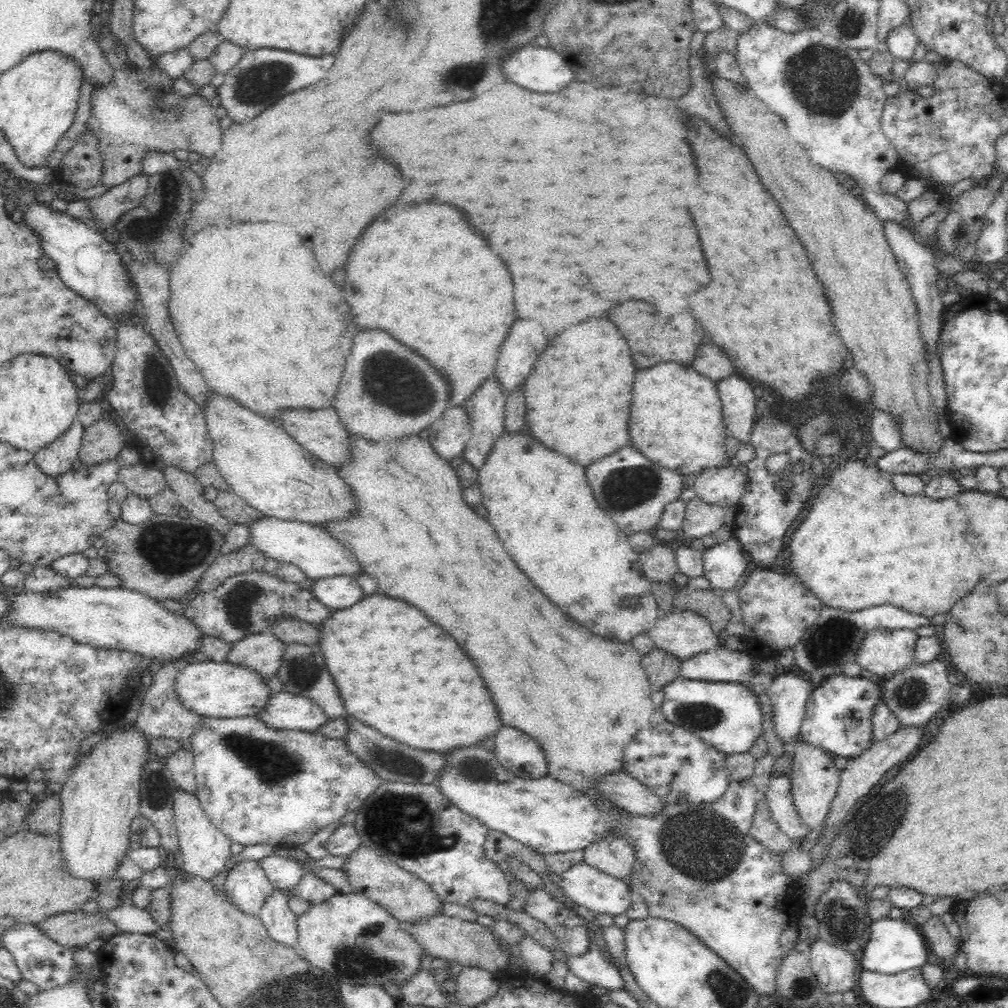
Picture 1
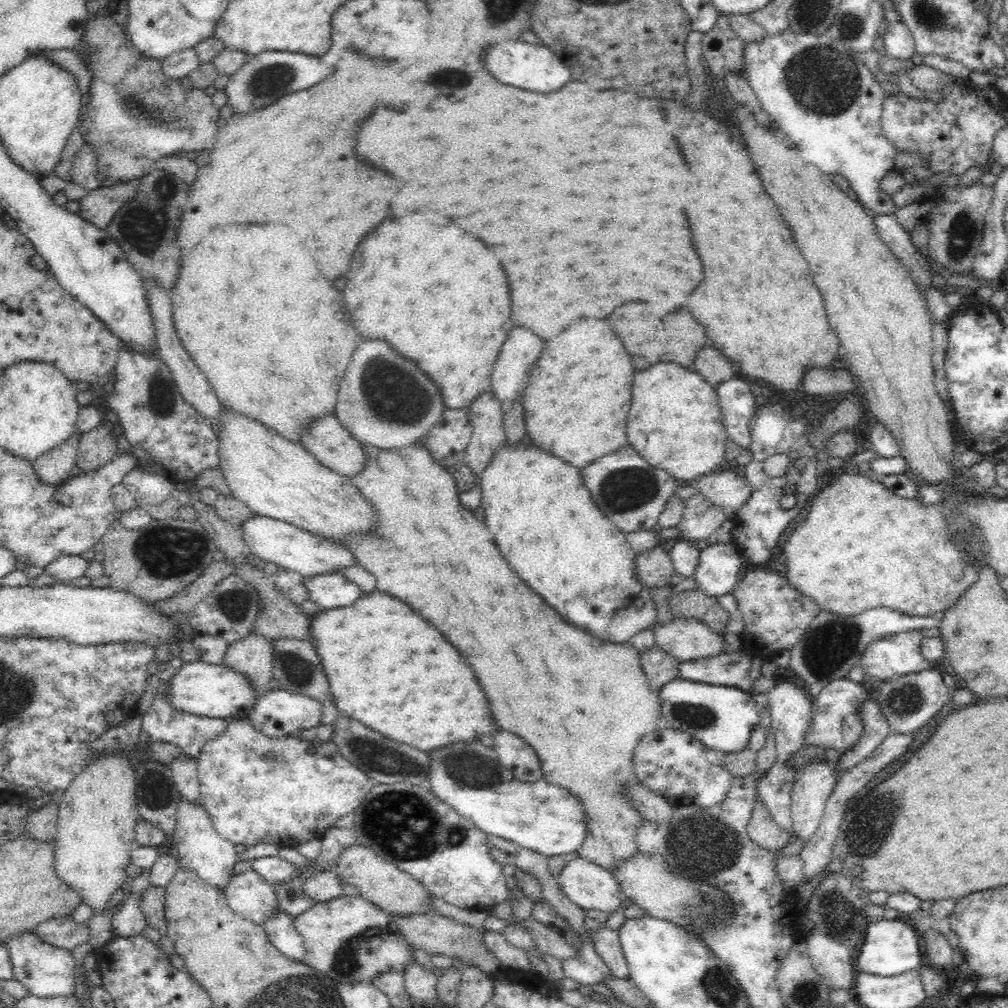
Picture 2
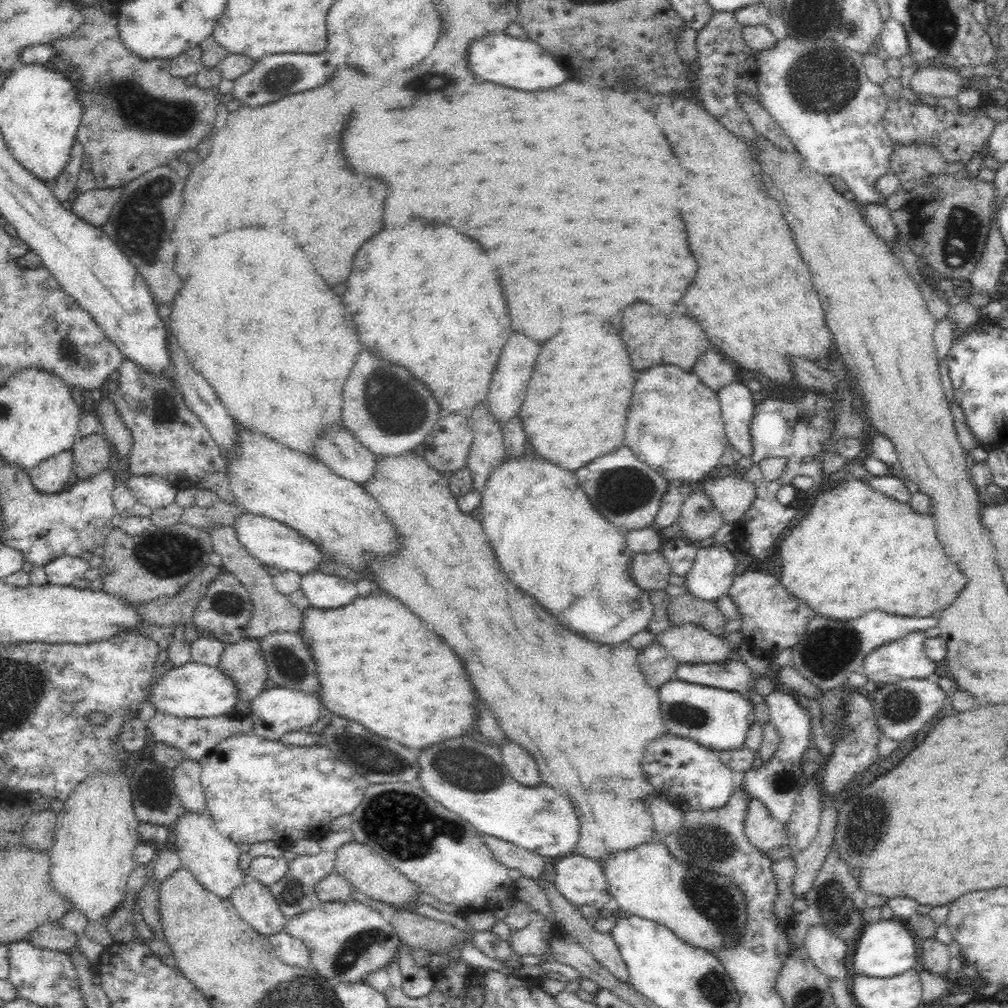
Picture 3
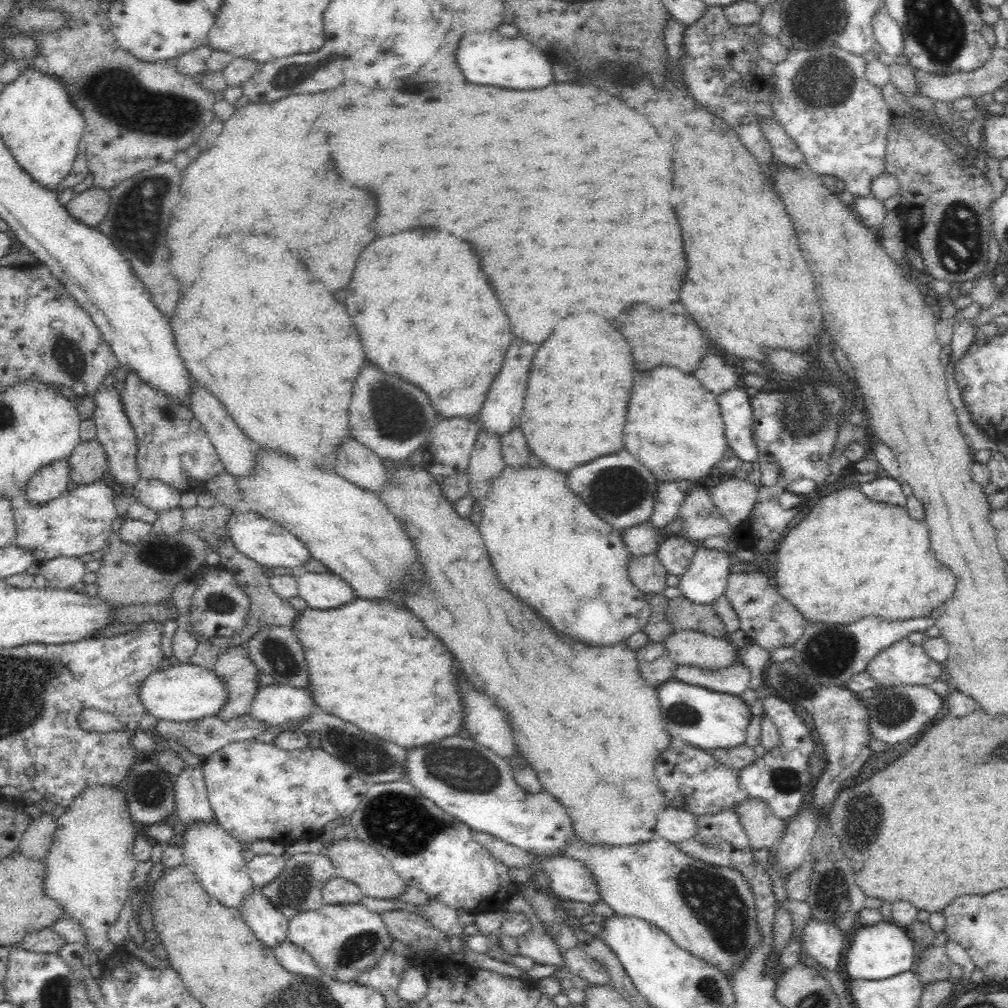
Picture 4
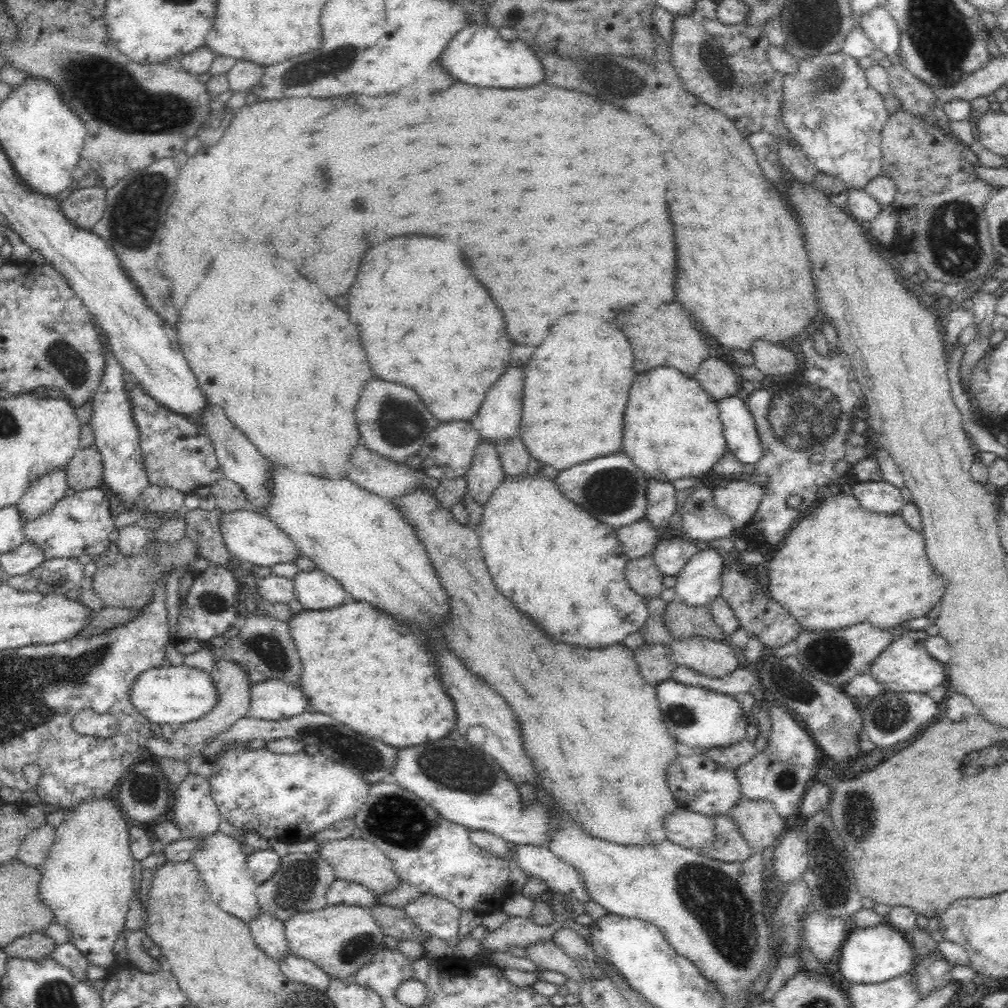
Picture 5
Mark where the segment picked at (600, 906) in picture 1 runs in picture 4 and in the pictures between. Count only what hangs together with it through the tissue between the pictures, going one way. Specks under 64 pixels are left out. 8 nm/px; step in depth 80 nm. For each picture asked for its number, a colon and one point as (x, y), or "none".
2: (586, 884)
3: (579, 879)
4: (570, 879)

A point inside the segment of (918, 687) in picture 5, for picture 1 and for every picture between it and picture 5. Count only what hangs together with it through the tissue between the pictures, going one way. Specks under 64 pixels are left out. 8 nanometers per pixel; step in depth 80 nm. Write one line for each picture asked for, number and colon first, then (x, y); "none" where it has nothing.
1: (883, 652)
2: (886, 658)
3: (905, 658)
4: (905, 662)

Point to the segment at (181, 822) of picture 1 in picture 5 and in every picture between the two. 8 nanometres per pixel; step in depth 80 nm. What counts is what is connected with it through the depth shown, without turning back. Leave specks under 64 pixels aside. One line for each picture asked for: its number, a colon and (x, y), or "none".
2: (201, 849)
3: (212, 858)
4: (216, 857)
5: (223, 866)

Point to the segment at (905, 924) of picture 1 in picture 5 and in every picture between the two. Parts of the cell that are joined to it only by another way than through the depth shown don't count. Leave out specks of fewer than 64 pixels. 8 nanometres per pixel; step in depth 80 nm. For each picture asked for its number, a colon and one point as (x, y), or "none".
2: (890, 947)
3: (885, 949)
4: (884, 950)
5: (871, 955)

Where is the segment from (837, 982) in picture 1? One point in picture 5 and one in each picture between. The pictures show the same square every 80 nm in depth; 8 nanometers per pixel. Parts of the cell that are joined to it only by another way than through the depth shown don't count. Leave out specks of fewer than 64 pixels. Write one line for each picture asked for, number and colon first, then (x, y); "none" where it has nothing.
2: (833, 962)
3: (828, 953)
4: (824, 942)
5: (824, 934)

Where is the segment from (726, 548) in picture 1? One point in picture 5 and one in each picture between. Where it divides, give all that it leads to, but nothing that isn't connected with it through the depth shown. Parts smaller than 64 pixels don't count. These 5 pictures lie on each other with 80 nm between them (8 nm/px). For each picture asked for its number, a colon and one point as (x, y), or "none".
2: (716, 574)
3: (710, 576)
4: (704, 581)
5: (698, 583)

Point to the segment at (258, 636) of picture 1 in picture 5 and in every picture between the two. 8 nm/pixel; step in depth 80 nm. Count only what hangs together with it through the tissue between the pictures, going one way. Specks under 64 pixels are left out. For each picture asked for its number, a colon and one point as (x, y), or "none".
2: (251, 656)
3: (241, 661)
4: (237, 673)
5: (232, 688)

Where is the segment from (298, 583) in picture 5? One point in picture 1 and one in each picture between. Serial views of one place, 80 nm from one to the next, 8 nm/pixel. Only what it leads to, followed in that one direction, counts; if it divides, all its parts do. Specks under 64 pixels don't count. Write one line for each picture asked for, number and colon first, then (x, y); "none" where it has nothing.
1: (341, 591)
2: (329, 590)
3: (324, 591)
4: (323, 590)

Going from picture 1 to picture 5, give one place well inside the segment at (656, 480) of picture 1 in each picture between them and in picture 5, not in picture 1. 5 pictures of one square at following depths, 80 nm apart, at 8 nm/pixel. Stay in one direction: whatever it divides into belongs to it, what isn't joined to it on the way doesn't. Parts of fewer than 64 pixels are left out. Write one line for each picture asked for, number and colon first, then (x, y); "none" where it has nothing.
2: (631, 493)
3: (625, 491)
4: (619, 490)
5: (612, 489)

